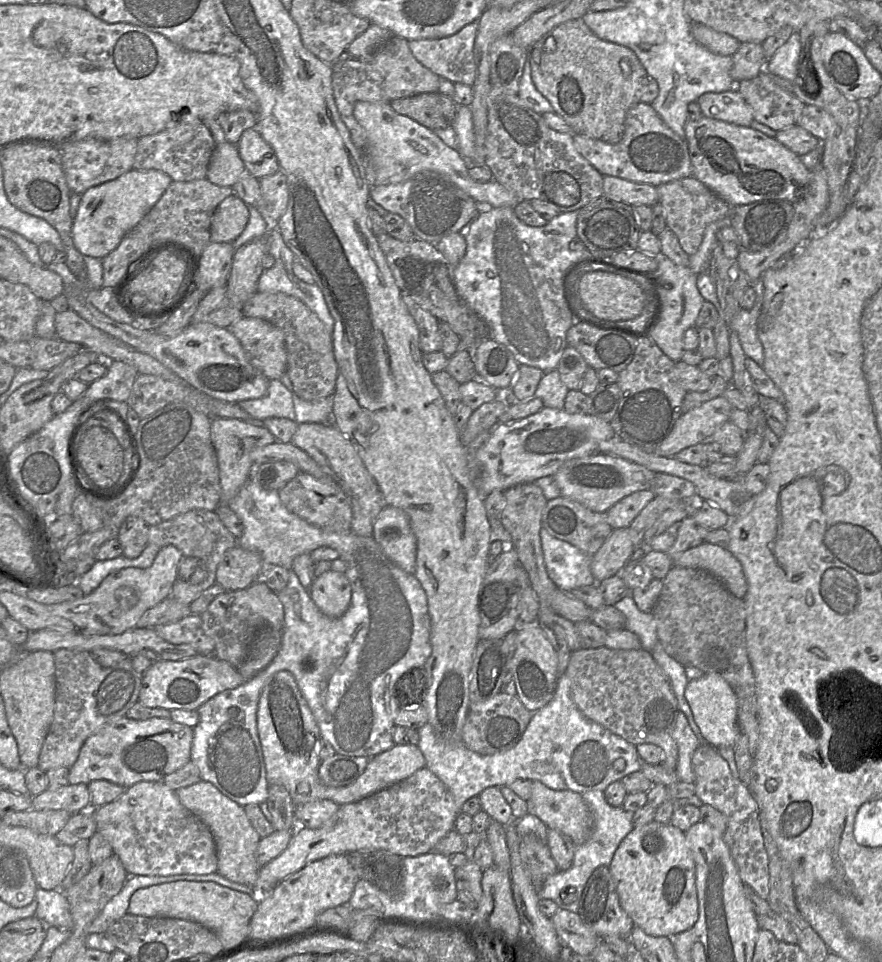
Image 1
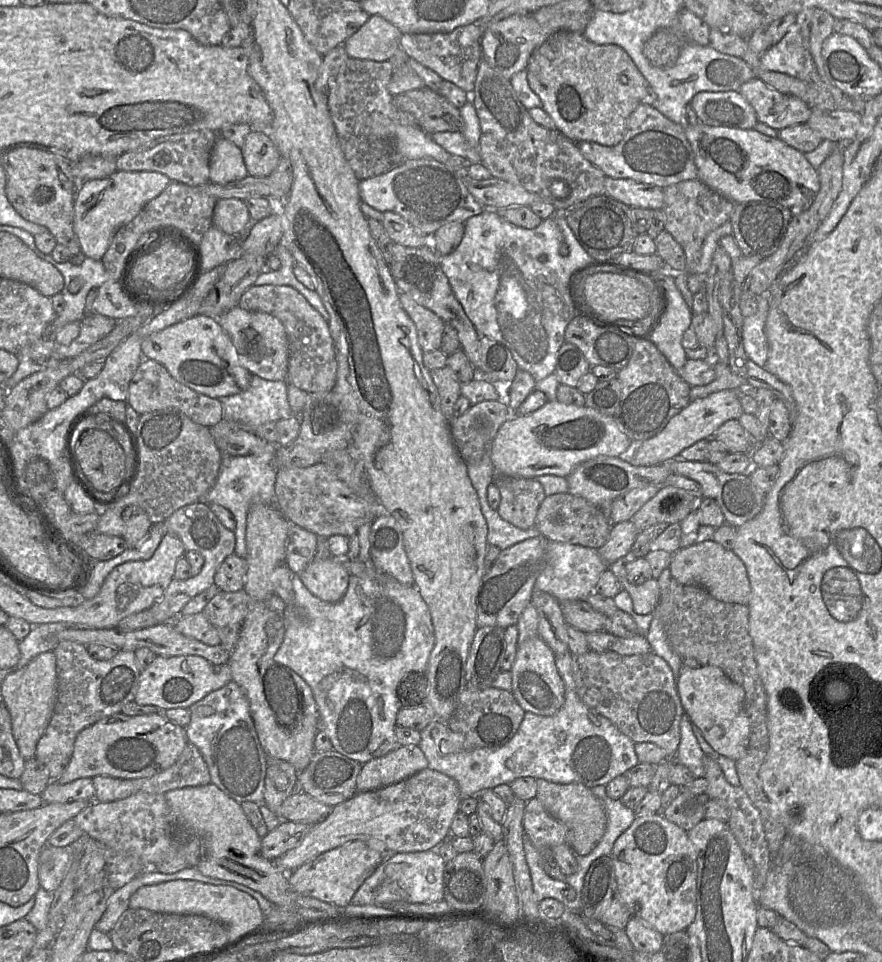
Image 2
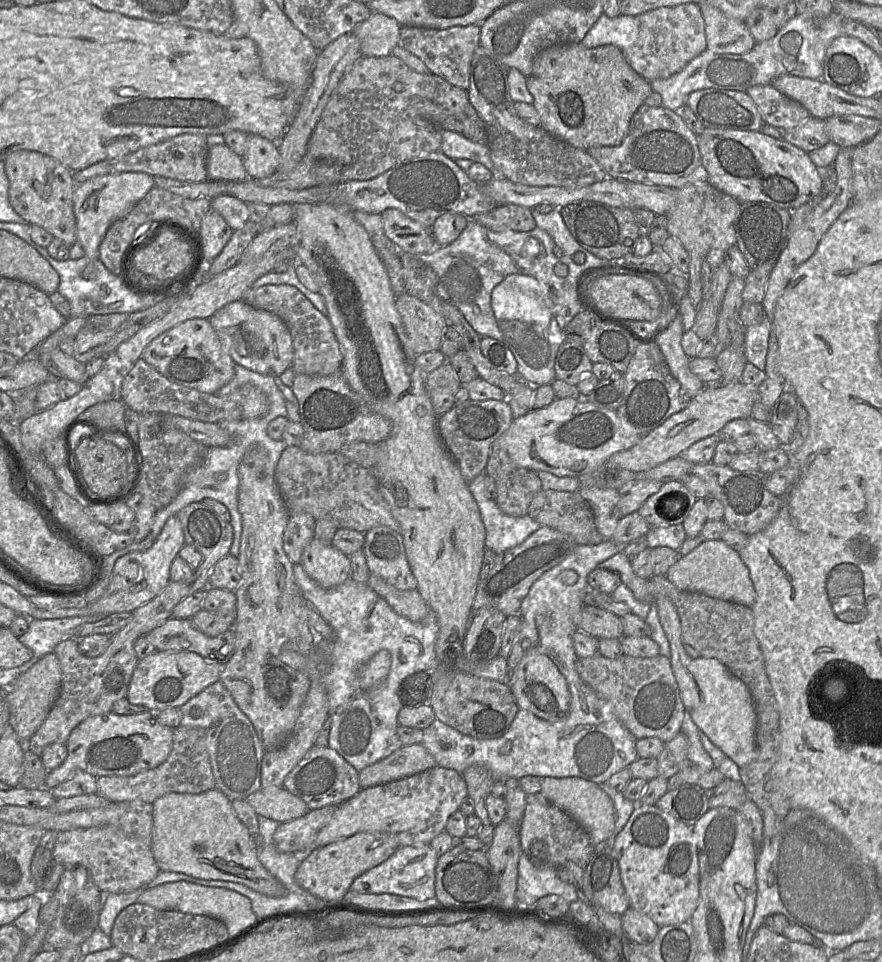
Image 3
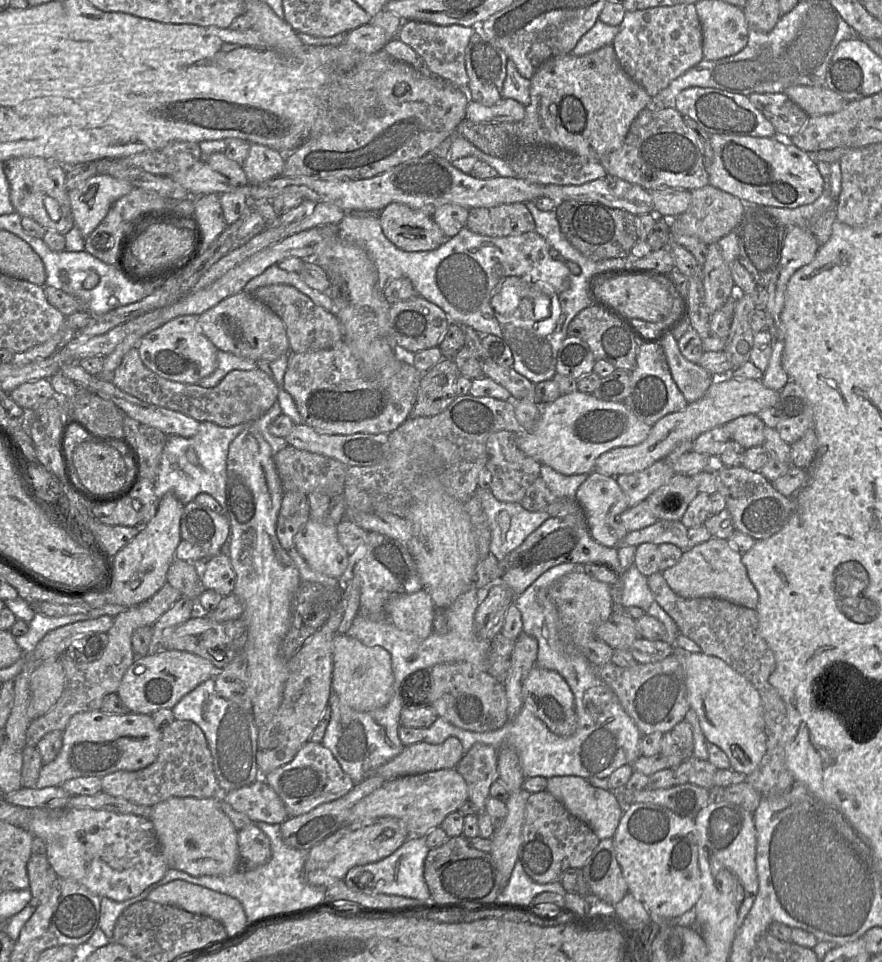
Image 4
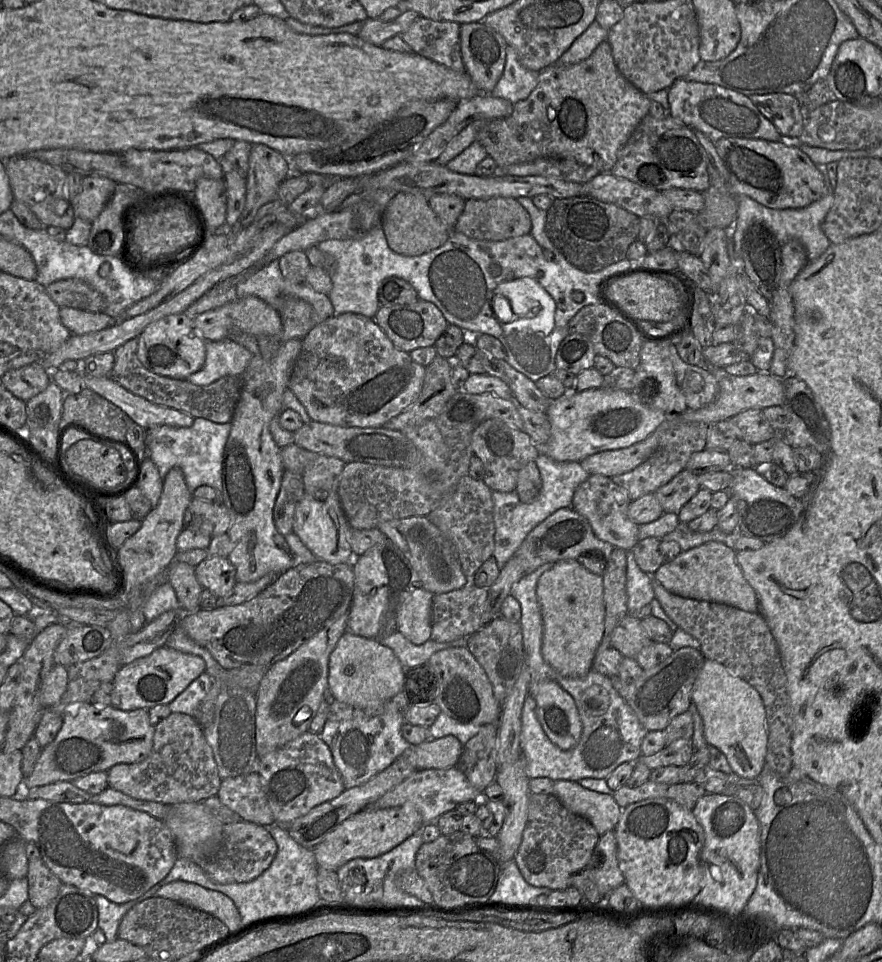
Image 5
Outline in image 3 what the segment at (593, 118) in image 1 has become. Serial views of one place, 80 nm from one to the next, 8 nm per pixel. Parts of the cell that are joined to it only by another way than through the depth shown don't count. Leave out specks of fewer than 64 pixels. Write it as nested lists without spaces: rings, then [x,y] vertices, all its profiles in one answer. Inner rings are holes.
[[[558,43],[540,51],[527,77],[527,88],[534,98],[533,106],[540,116],[540,126],[551,135],[583,150],[619,146],[633,115],[653,92],[650,82],[629,65],[619,47],[603,45],[586,48],[580,43]]]

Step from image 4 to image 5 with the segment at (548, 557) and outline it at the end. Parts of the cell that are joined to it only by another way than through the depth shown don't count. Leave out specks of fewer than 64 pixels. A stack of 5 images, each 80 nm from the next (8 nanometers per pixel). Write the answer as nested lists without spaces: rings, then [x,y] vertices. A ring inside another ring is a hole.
[[[565,507],[551,514],[529,532],[514,556],[521,560],[525,575],[534,572],[544,564],[556,563],[562,560],[577,560],[590,551],[600,551],[606,562],[613,550],[614,547],[610,543],[599,539],[595,535],[584,516],[573,507]]]

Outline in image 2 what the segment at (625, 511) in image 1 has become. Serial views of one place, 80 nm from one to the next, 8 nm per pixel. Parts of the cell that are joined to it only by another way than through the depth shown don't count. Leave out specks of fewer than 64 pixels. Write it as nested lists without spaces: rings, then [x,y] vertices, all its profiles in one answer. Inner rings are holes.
[[[664,486],[635,488],[618,497],[612,503],[611,523],[617,524],[631,520],[635,513],[658,493],[661,487]]]

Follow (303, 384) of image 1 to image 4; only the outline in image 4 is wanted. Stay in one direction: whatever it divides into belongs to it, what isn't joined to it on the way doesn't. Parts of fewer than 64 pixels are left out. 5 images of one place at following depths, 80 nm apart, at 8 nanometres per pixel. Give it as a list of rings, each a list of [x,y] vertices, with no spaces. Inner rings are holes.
[[[268,285],[256,289],[252,294],[266,304],[284,322],[290,343],[290,352],[295,354],[327,350],[342,340],[341,324],[335,314],[317,306],[309,297],[289,285]]]

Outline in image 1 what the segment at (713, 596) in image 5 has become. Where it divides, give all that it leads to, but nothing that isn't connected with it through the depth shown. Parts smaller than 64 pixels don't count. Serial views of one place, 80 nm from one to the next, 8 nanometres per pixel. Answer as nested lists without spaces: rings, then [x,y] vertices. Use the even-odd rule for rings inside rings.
[[[704,542],[689,548],[673,560],[673,567],[700,569],[717,578],[738,599],[747,592],[747,582],[740,562],[728,550]]]

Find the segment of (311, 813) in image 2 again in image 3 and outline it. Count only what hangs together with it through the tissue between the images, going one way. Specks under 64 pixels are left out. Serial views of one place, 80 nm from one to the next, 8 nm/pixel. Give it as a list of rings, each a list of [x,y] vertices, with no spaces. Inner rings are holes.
[[[275,786],[260,788],[244,800],[255,809],[257,815],[279,823],[302,817],[310,811],[303,800]]]

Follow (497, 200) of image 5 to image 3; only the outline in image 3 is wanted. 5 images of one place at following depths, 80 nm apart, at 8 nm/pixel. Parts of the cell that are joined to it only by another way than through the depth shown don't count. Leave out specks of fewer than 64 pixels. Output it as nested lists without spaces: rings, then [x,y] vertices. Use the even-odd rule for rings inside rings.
[[[517,204],[499,205],[472,219],[496,232],[505,230],[528,232],[537,226],[531,209]]]

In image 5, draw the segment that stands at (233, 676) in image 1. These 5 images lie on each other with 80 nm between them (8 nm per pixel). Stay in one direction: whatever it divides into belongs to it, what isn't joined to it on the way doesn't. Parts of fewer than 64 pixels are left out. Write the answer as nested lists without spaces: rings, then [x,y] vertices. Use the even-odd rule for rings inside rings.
[[[163,646],[146,657],[123,665],[118,670],[112,682],[112,707],[131,711],[168,705],[203,672],[206,673],[202,658]]]

